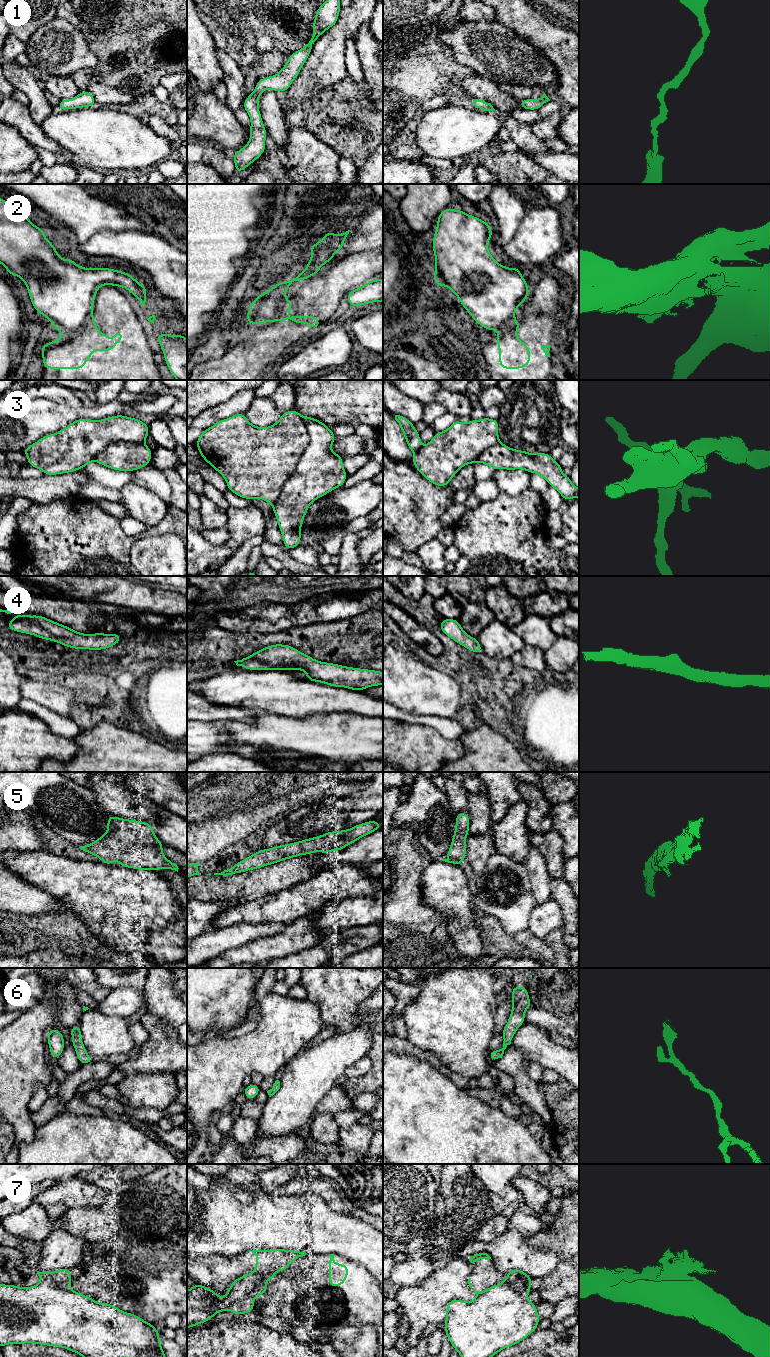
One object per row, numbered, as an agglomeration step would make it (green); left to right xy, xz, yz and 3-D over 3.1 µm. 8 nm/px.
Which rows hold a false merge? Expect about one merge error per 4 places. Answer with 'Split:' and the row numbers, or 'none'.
Split: 2, 3, 7

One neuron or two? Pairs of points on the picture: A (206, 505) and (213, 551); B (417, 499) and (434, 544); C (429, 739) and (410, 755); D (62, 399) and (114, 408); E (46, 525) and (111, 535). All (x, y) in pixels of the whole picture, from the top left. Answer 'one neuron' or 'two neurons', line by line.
A: two neurons
B: two neurons
C: one neuron
D: two neurons
E: one neuron

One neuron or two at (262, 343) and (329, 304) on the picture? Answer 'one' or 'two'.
one

